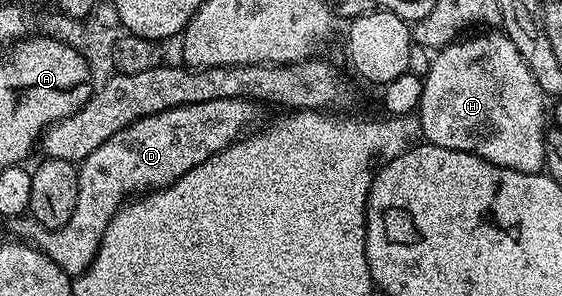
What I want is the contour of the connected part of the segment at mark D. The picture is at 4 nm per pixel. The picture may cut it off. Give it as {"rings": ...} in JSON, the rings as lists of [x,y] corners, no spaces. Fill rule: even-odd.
{"rings":[[[223,98],[163,110],[131,122],[131,126],[119,130],[119,134],[111,134],[99,150],[80,161],[77,170],[79,198],[75,198],[75,214],[71,214],[67,226],[44,228],[32,219],[21,218],[16,221],[16,235],[46,252],[70,278],[80,276],[93,265],[111,218],[127,198],[171,186],[183,178],[187,170],[207,162],[207,158],[242,139],[260,118],[260,111],[262,109],[254,101]]]}

